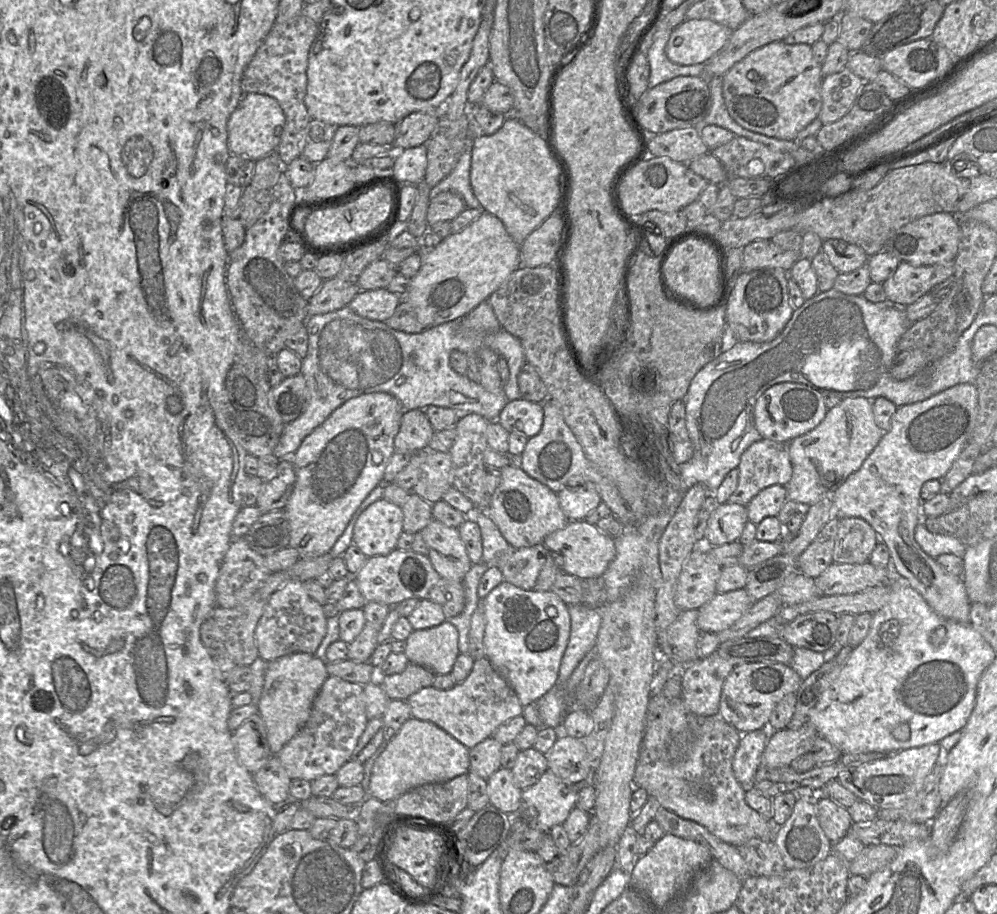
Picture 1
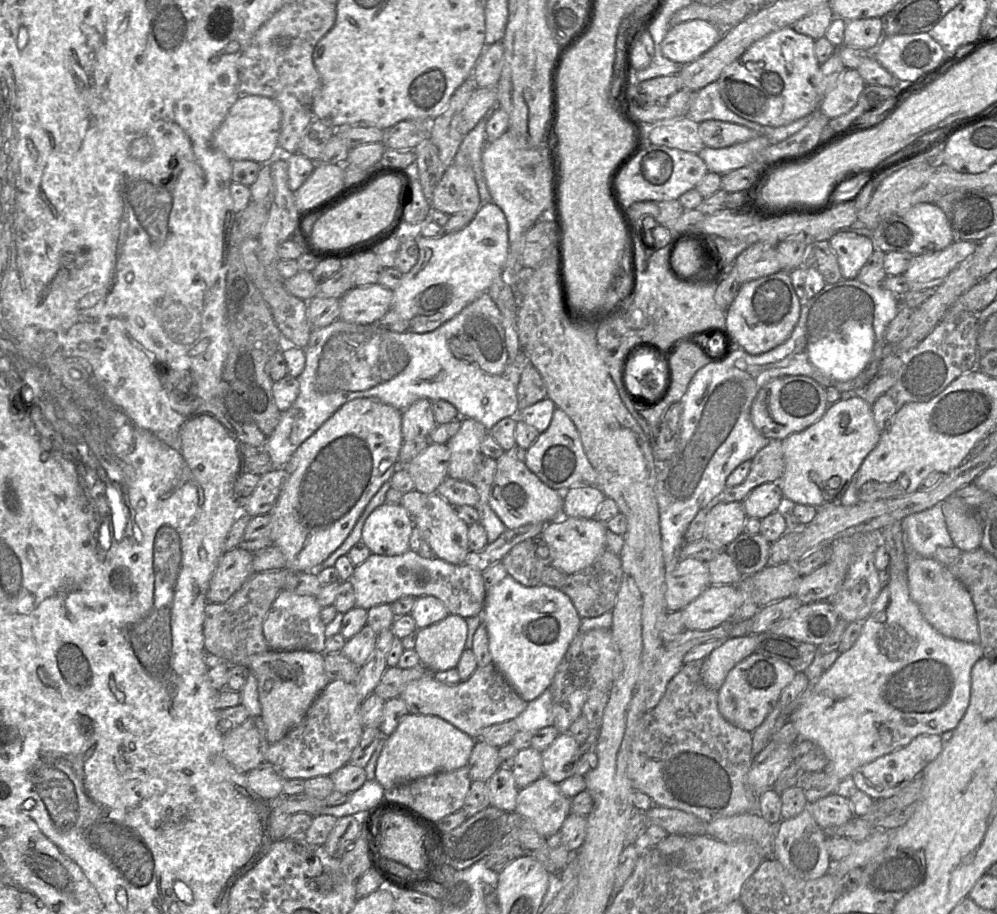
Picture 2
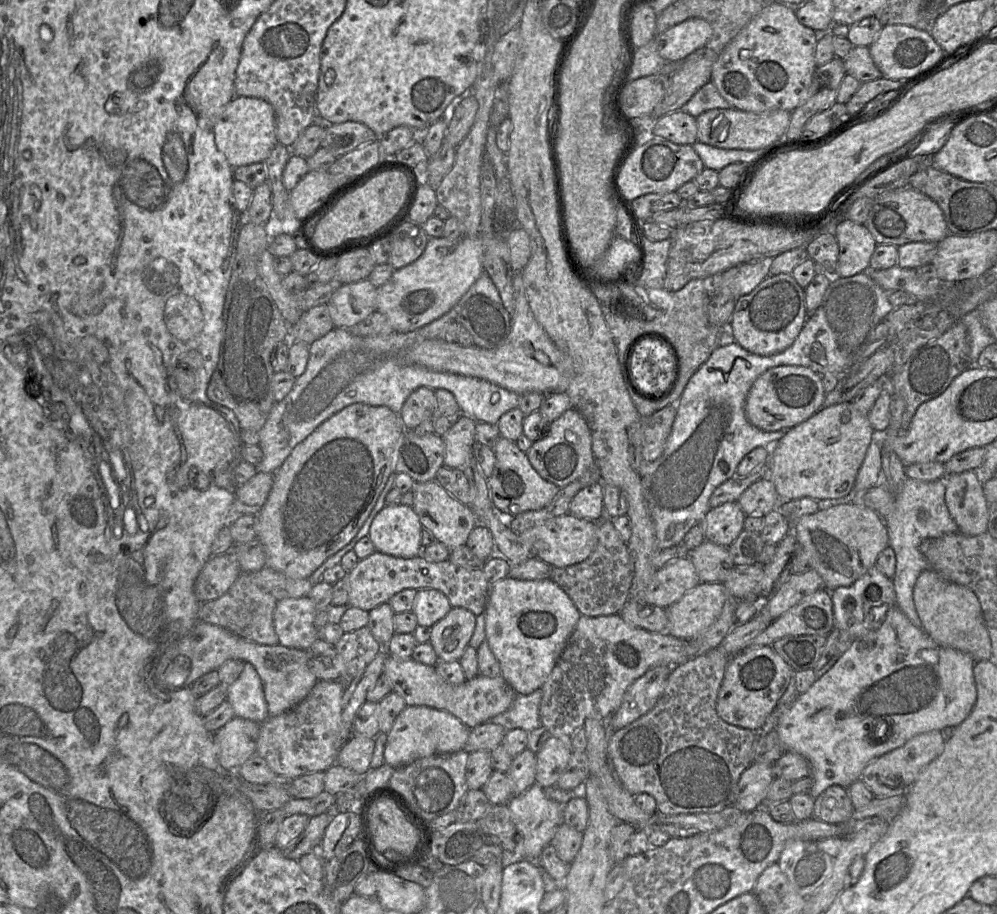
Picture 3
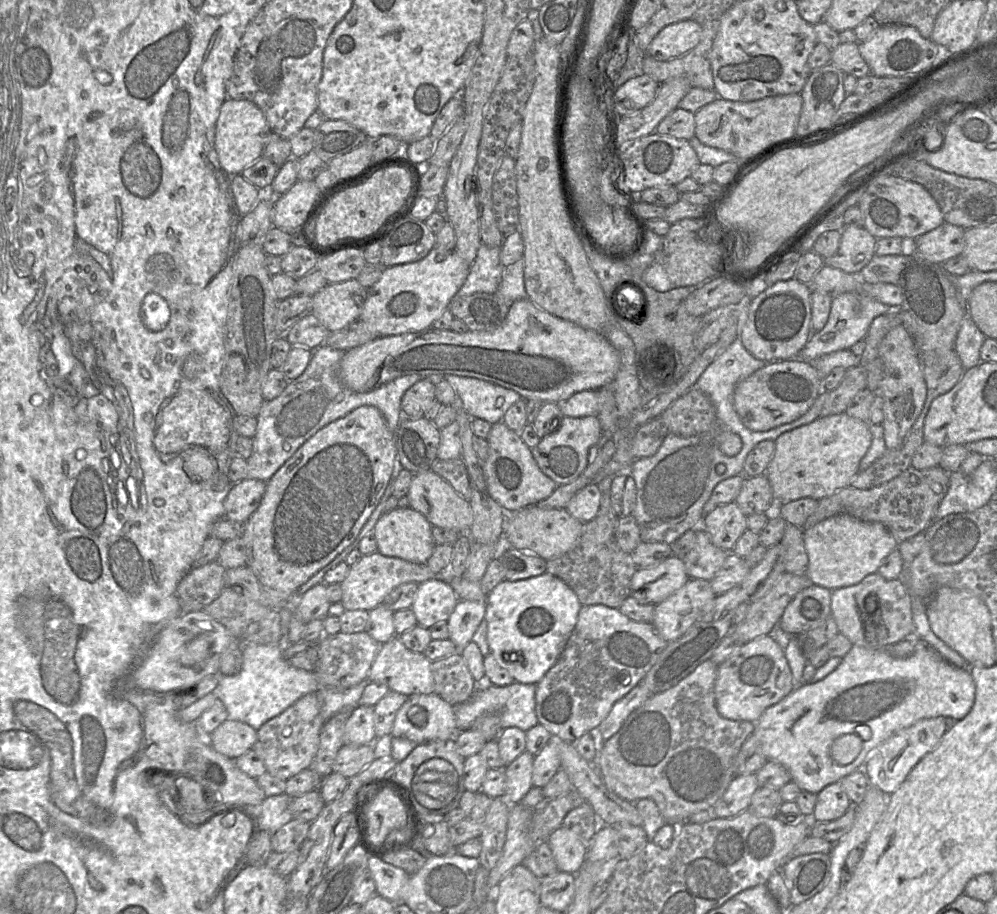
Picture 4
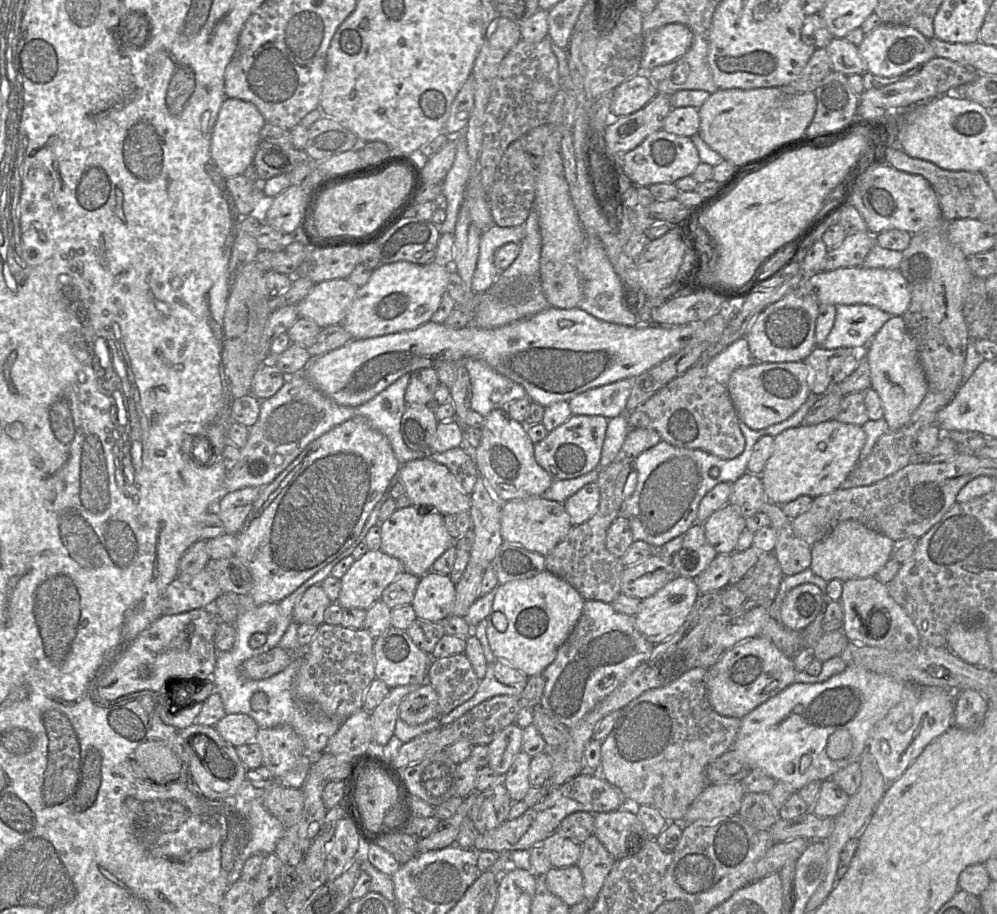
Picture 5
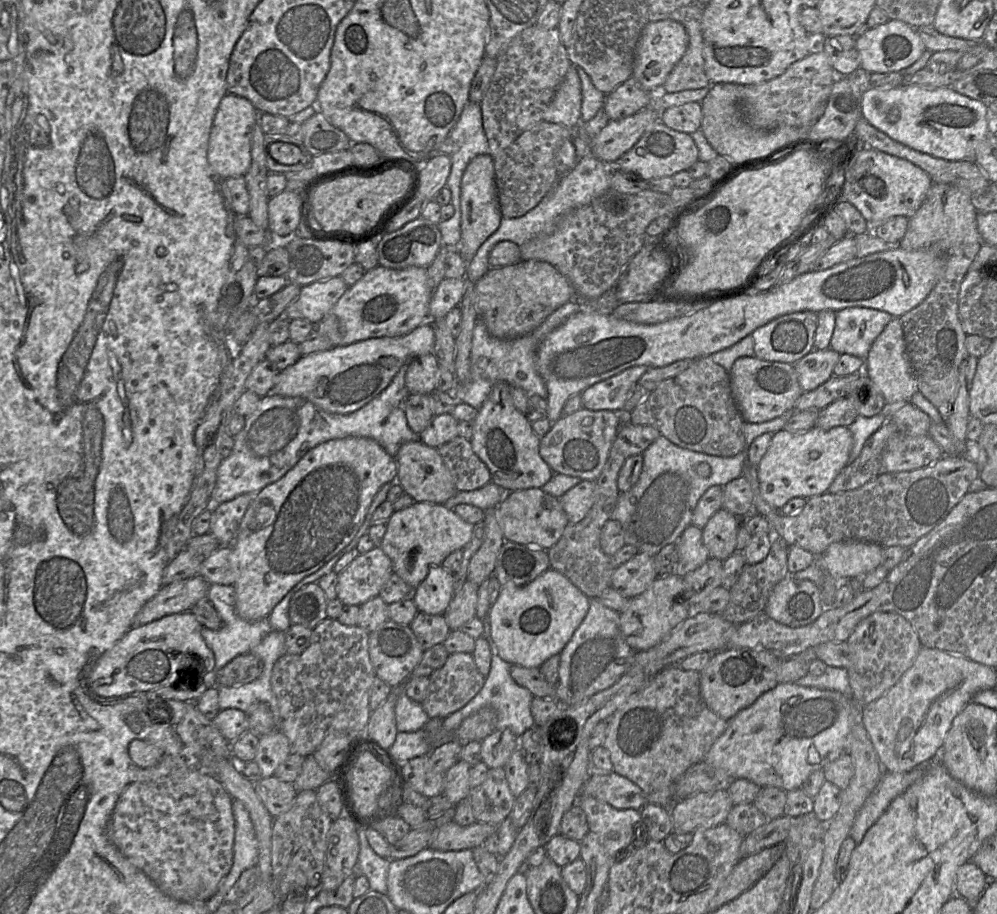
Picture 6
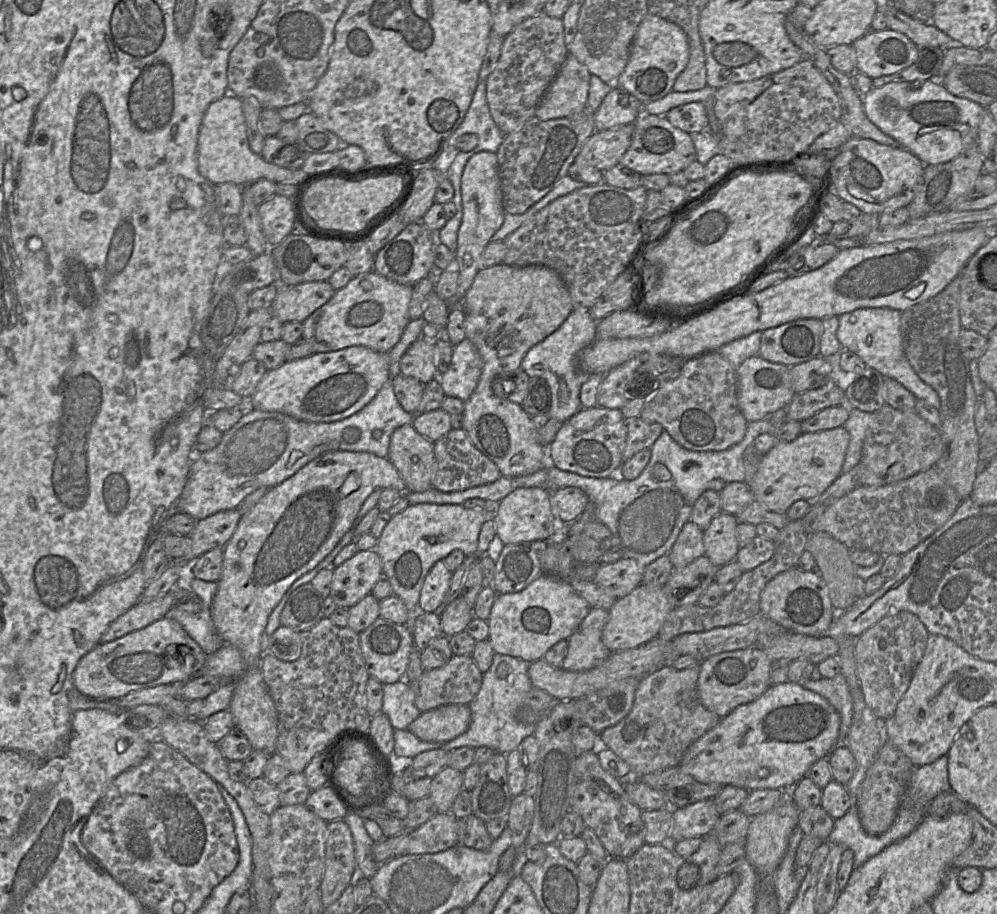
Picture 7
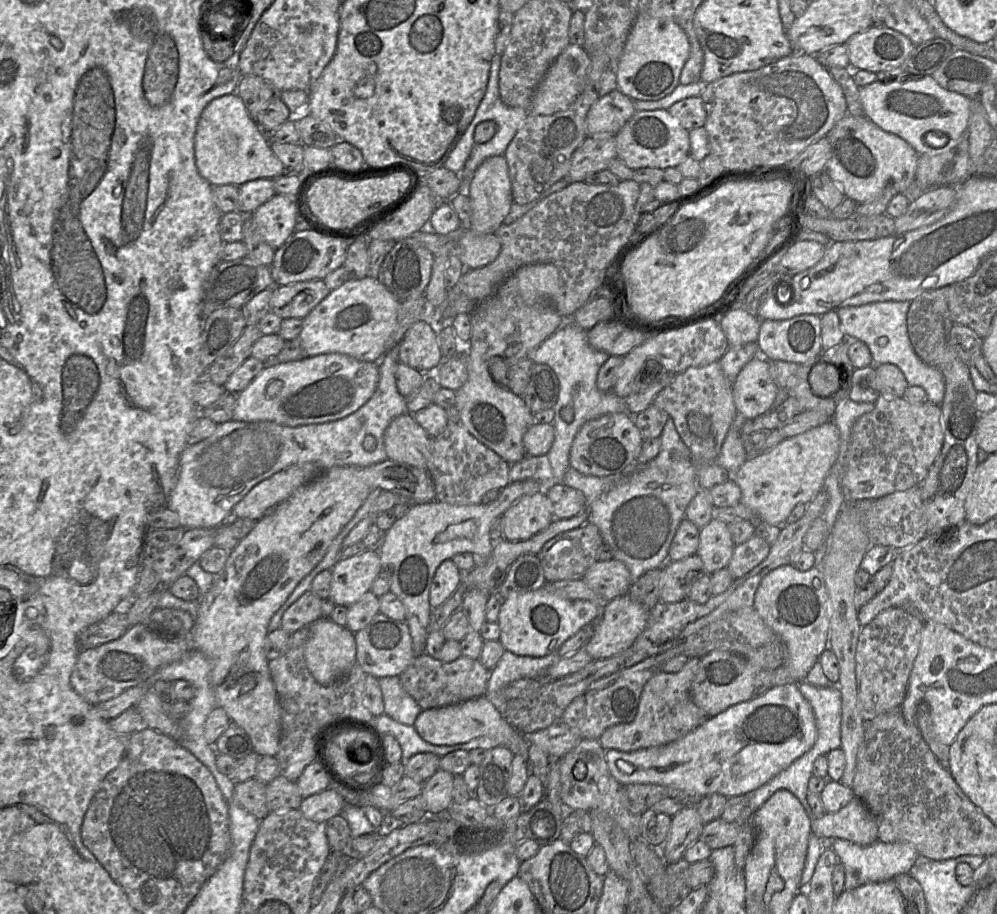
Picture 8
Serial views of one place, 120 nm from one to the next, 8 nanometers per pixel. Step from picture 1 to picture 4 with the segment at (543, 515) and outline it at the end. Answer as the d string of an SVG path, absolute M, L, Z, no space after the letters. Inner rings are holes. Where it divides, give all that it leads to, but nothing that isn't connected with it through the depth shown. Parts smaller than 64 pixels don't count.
M503 421L492 425L487 442L488 457L482 463L487 489L490 496L507 513L536 505L556 490L558 484L540 470L531 448L525 444L520 434L511 430Z

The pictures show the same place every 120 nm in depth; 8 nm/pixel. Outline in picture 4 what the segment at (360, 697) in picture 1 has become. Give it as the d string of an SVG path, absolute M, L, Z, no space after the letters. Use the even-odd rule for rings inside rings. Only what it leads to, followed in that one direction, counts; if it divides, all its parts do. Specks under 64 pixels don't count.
M306 694L258 729L257 741L252 749L262 758L267 772L288 780L310 767L319 748L320 733L324 723L317 694Z

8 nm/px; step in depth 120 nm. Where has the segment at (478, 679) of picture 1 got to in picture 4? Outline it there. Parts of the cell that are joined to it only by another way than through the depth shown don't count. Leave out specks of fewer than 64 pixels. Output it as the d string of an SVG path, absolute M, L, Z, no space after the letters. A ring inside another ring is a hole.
M395 635L388 642L381 644L379 652L370 668L368 681L382 682L389 687L390 691L406 696L435 693L432 661L423 653L416 653L407 649L398 635Z

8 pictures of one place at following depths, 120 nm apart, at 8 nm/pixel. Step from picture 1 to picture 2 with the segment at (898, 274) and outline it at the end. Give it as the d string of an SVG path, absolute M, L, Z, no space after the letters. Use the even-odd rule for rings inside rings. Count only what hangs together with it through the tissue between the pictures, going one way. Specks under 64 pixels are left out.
M955 240L943 250L913 256L903 273L909 291L937 288L976 246L974 241Z

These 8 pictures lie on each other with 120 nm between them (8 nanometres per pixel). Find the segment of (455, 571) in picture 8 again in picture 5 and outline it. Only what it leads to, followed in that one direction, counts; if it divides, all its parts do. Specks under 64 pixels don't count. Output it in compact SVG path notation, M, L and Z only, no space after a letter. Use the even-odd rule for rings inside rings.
M430 571L420 578L411 603L416 617L441 622L452 615L455 587L449 575Z

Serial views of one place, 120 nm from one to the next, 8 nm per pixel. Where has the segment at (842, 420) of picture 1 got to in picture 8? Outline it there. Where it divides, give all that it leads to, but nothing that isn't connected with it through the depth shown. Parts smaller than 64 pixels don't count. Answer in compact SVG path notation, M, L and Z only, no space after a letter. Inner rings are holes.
M829 420L828 422L819 425L817 427L811 428L804 433L784 438L777 446L772 448L771 450L764 452L762 454L757 454L754 456L749 456L748 459L744 462L744 464L733 474L732 478L741 490L741 500L740 502L751 509L755 514L759 522L764 522L770 525L782 526L786 523L787 517L790 512L794 509L794 507L799 504L808 504L821 490L823 490L823 485L825 478L831 469L832 465L836 461L839 453L839 442L840 442L840 433L837 425L833 420Z

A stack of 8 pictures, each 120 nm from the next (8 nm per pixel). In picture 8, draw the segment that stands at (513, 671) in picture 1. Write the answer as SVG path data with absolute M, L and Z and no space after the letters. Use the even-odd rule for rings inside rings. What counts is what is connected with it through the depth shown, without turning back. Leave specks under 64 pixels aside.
M546 588L511 594L504 599L498 615L499 641L504 649L519 656L543 657L557 652L559 647L582 627L601 616L601 609L588 600L570 600L559 597Z

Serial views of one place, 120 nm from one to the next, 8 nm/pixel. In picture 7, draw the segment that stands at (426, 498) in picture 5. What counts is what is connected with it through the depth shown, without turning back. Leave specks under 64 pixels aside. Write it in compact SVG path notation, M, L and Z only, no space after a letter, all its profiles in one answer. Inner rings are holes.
M412 424L395 429L388 459L404 480L407 492L425 492L433 488L436 473L434 443L420 435Z

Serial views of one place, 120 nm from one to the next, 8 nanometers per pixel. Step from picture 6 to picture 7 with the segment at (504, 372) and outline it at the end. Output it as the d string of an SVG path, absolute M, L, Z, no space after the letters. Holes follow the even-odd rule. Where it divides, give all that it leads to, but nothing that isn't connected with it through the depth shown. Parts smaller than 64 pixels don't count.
M575 307L556 331L528 350L521 362L520 368L530 378L541 377L547 381L551 391L551 407L547 415L561 423L583 409L580 402L580 390L589 374L579 370L577 357L581 350L597 338L596 324L597 321L592 318L588 308ZM466 337L454 346L448 370L438 375L445 396L468 400L477 387L482 368L483 360L478 350Z

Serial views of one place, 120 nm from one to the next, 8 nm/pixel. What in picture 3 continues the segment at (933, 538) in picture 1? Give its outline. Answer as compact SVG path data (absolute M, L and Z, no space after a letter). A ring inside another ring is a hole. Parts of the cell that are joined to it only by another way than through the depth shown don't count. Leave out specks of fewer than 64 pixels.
M943 478L930 482L907 479L902 491L895 498L893 511L885 522L889 537L888 546L894 550L896 556L895 575L892 578L897 598L896 605L919 629L923 629L923 624L915 608L913 589L919 574L928 568L927 558L919 550L919 545L925 538L937 539L958 532L957 524L950 516L945 503L945 489L946 483ZM920 510L928 513L927 520L920 521L917 518Z

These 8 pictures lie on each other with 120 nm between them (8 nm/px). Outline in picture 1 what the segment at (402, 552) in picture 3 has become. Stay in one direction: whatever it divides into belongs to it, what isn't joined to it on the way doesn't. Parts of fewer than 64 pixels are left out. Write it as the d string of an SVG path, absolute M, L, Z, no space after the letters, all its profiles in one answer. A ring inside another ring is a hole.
M384 499L371 504L358 517L353 532L353 545L367 557L384 556L396 550L403 532L402 507Z

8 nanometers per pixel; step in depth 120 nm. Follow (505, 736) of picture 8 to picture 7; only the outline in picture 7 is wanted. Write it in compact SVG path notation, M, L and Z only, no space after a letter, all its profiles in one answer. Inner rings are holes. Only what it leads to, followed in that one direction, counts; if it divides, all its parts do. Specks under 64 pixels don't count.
M448 704L422 712L408 729L427 742L448 742L463 734L471 722L468 704Z

